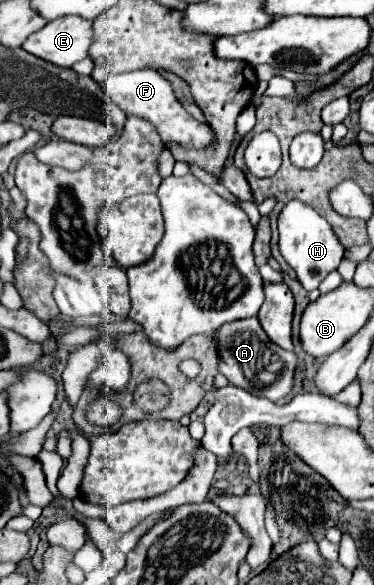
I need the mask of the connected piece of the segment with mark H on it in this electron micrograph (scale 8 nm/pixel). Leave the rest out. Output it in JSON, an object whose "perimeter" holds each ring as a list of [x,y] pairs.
{"perimeter":[[[289,202],[279,214],[279,250],[285,262],[297,272],[297,278],[307,292],[319,288],[323,278],[337,270],[345,252],[327,220],[301,202]]]}

